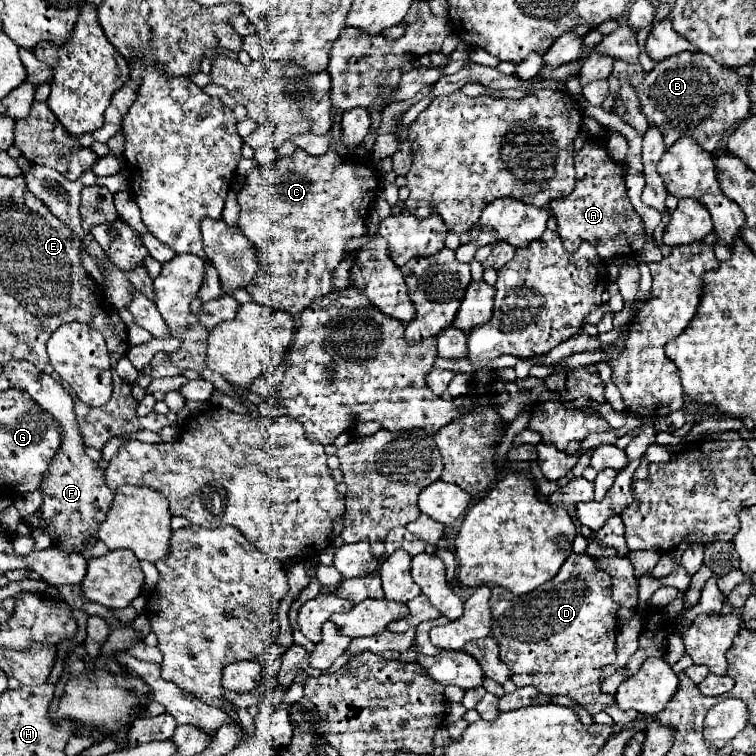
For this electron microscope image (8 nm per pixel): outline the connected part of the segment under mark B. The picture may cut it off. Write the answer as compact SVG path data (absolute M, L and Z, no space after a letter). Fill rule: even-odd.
M678 53L660 63L654 71L644 73L636 63L614 63L614 77L620 81L630 81L640 97L642 111L648 117L648 123L658 127L664 135L666 147L672 147L680 137L692 137L704 151L716 151L722 147L722 139L734 125L744 121L750 113L752 101L746 91L748 79L728 67L720 67L714 59L708 59L704 53Z

